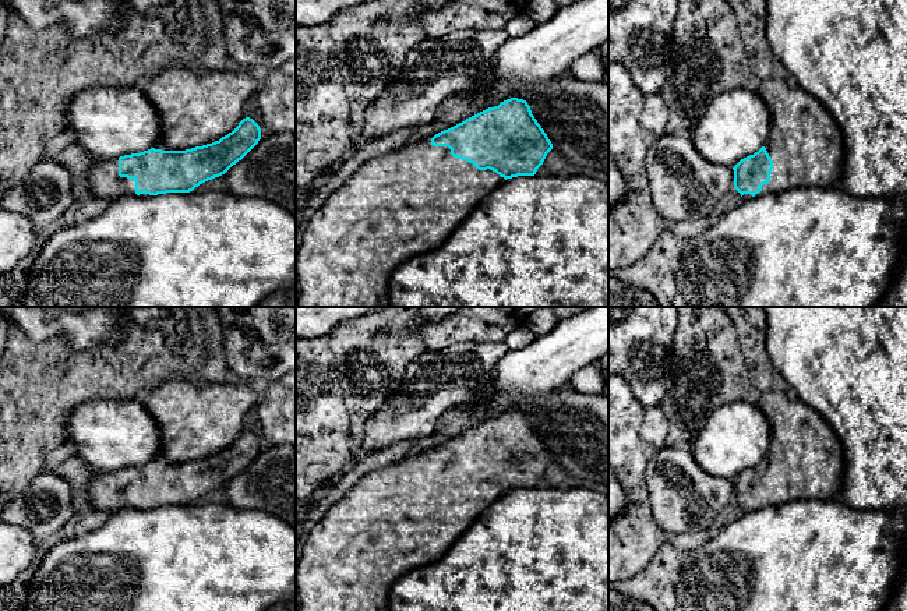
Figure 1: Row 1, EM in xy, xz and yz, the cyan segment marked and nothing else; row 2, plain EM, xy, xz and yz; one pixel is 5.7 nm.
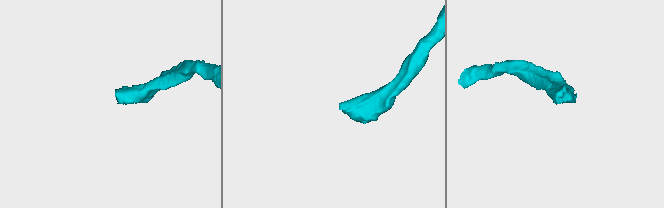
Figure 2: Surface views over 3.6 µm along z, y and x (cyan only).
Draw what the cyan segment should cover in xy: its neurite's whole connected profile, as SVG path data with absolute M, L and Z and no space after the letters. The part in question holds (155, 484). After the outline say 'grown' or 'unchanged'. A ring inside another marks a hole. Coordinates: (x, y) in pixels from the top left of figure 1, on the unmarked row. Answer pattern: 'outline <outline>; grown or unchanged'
outline M167 379L140 398L160 430L160 453L151 462L113 472L98 472L91 480L89 504L110 513L123 508L149 509L190 505L225 487L261 452L260 438L243 430L244 417L261 398L261 386L248 381L205 382Z; grown

